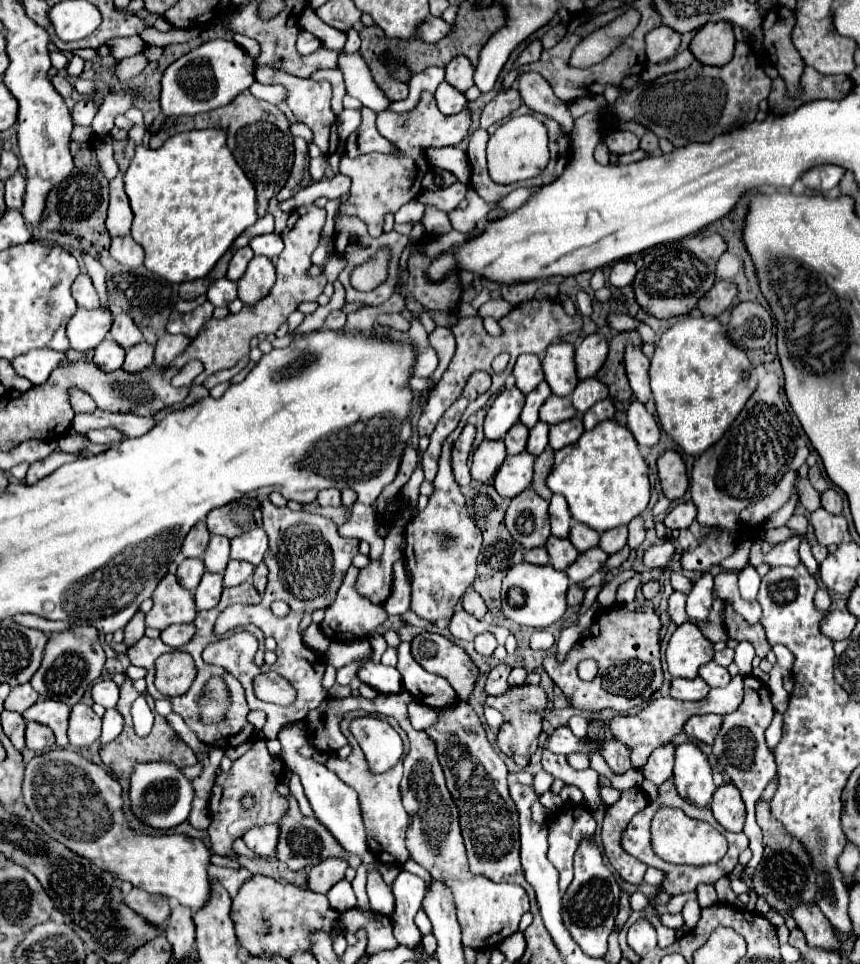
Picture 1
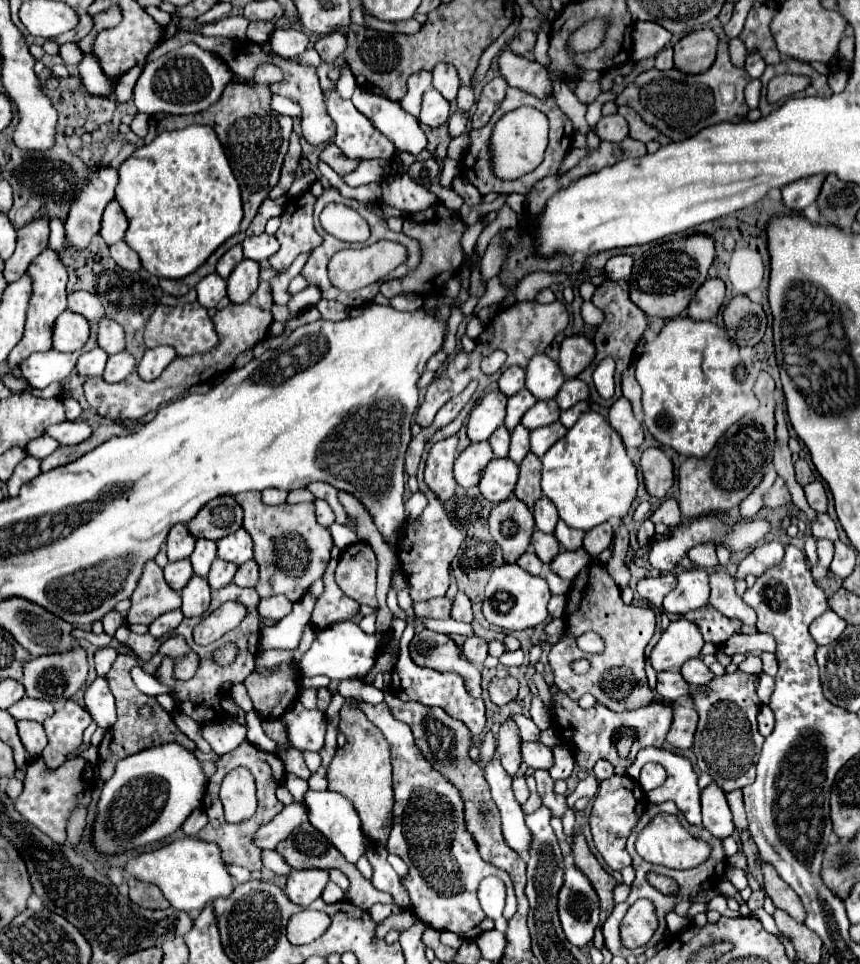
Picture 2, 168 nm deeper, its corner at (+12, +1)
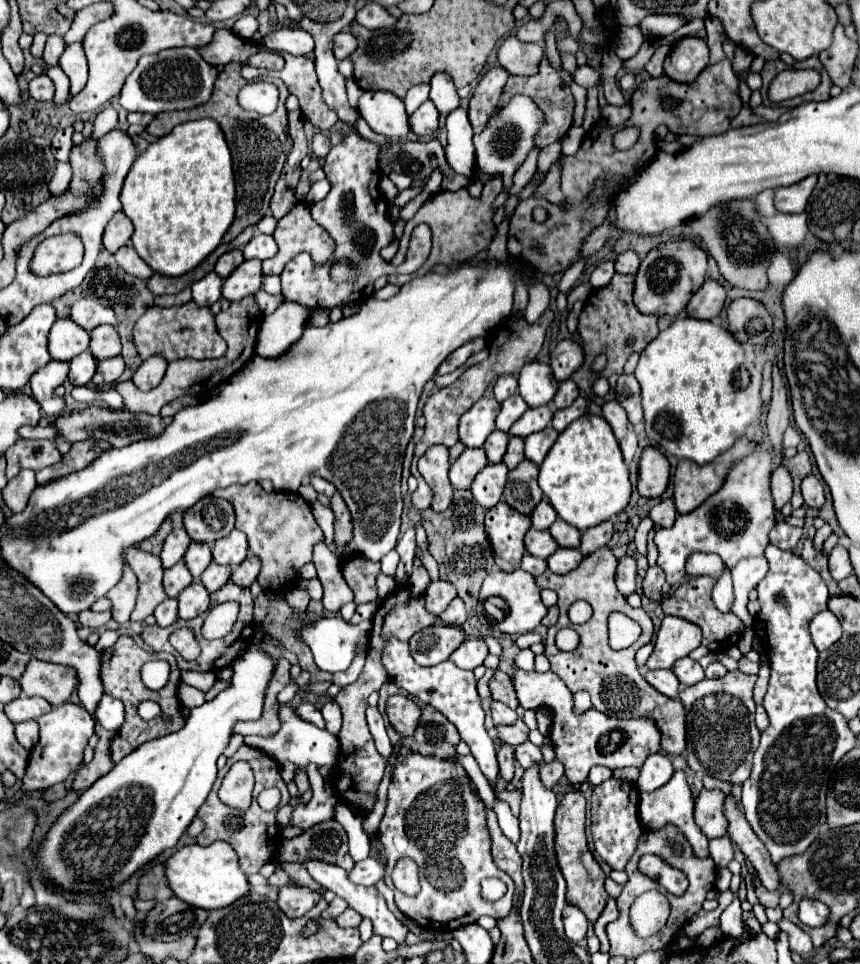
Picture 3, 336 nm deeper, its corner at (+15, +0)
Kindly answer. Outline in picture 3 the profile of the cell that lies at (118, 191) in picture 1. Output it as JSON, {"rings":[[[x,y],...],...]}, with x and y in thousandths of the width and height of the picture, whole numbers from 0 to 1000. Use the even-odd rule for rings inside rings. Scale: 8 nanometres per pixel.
{"rings":[[[135,220],[128,230],[123,232],[123,239],[121,239],[121,257],[126,261],[135,261],[140,255],[149,253],[151,251],[151,245],[153,245],[153,230],[149,228],[149,224],[144,220]]]}

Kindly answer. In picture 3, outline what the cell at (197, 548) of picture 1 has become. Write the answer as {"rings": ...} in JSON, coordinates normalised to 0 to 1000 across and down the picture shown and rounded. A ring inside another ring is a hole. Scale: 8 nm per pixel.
{"rings":[[[205,546],[193,562],[191,562],[191,568],[188,568],[188,583],[191,583],[191,589],[200,589],[205,583],[209,583],[219,571],[219,564],[221,564],[221,558],[216,554],[216,550],[212,546]]]}

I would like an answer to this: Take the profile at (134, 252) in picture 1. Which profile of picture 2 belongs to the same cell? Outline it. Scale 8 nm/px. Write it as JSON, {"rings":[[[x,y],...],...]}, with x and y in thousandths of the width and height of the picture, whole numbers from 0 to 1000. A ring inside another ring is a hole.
{"rings":[[[138,250],[134,254],[127,256],[129,258],[129,267],[134,269],[134,273],[148,281],[162,281],[164,279],[164,271],[162,271],[162,265],[145,252],[145,250]]]}

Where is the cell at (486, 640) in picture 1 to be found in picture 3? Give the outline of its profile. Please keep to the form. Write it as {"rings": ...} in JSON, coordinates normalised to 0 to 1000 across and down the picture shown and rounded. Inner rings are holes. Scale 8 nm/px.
{"rings":[[[542,664],[535,668],[535,672],[530,672],[523,680],[523,685],[535,691],[537,695],[551,695],[553,691],[558,691],[563,687],[563,683],[567,680],[567,672],[563,666],[558,664]]]}

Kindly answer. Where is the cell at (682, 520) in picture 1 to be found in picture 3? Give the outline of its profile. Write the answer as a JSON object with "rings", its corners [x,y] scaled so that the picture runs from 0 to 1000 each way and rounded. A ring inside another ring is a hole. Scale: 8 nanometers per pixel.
{"rings":[[[770,519],[765,521],[758,529],[756,529],[756,537],[760,539],[763,546],[781,546],[786,539],[786,527],[784,527],[784,519]]]}

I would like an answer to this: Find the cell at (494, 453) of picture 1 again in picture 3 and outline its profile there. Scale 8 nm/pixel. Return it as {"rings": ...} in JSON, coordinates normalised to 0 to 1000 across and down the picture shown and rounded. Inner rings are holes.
{"rings":[[[542,465],[523,483],[523,500],[530,508],[547,506],[551,494],[567,481],[560,465]]]}

